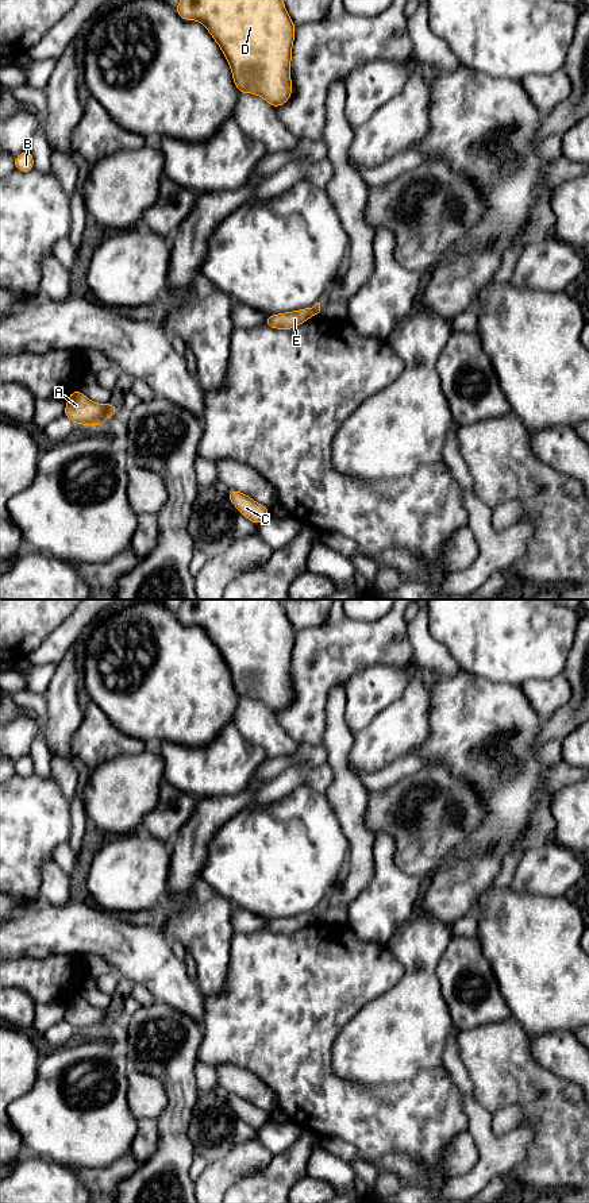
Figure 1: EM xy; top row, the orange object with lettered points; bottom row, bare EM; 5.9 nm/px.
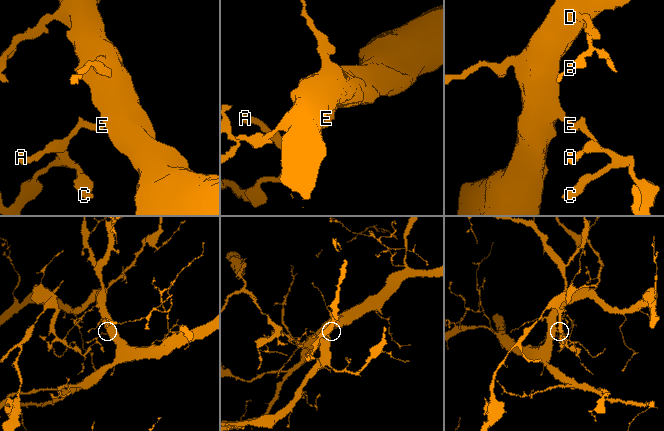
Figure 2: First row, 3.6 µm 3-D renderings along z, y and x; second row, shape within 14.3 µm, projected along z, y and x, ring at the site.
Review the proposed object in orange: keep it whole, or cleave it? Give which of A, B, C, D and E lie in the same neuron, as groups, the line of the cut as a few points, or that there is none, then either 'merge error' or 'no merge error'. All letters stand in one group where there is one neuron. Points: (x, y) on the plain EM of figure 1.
A C E / B D; cut in xy along (311, 913), (315, 920); merge error

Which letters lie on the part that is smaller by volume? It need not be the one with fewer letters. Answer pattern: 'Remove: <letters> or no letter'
Remove: A, C, E

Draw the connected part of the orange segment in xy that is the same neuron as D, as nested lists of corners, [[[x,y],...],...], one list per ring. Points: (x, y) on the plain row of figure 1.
[[[182,599],[176,617],[205,631],[224,659],[239,698],[261,701],[276,714],[290,703],[296,631],[280,599]]]

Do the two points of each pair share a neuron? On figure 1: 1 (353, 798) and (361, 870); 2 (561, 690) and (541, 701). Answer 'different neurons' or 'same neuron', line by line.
1: same neuron
2: same neuron

